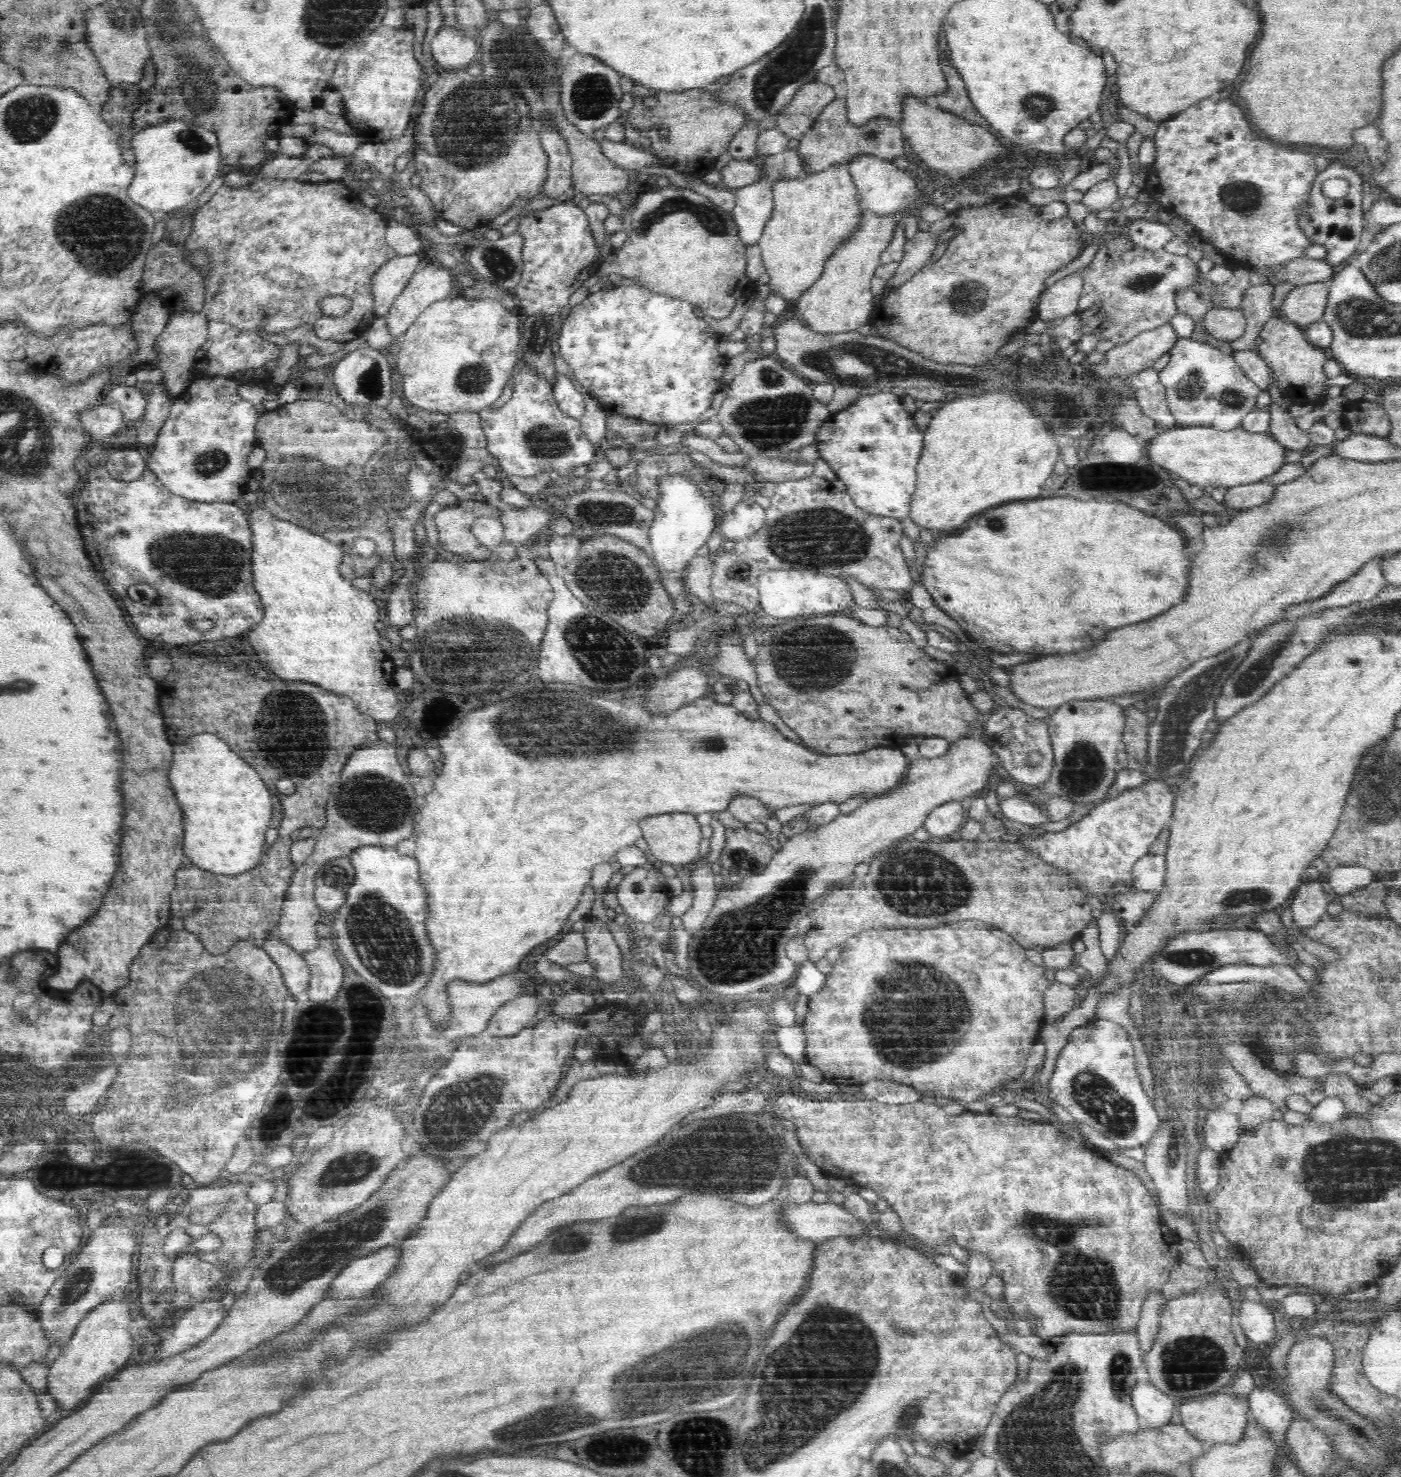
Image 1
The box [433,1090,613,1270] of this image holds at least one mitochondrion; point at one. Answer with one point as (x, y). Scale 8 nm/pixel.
(570, 1241)

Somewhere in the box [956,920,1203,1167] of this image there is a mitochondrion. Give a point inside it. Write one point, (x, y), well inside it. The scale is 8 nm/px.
(1096, 1095)

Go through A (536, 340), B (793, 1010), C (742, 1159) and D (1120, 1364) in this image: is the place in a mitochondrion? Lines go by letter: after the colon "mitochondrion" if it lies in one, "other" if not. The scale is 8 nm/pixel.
A: mitochondrion
B: other
C: mitochondrion
D: mitochondrion

